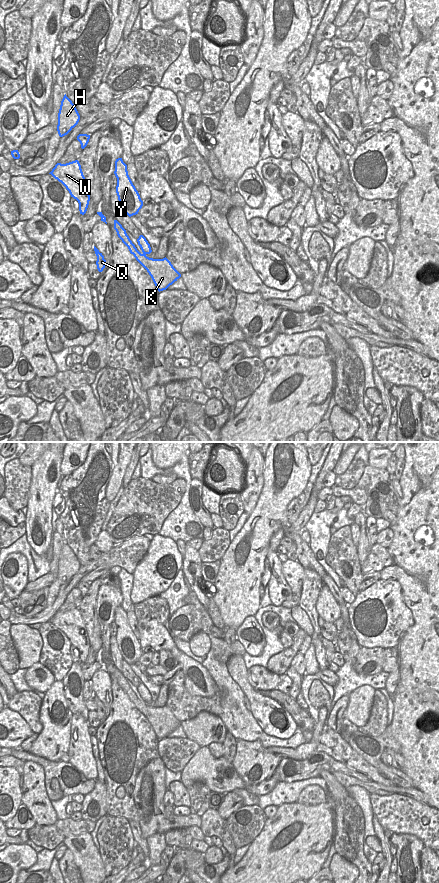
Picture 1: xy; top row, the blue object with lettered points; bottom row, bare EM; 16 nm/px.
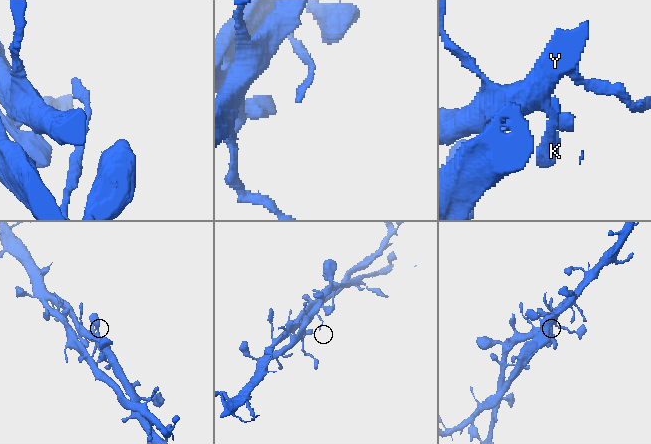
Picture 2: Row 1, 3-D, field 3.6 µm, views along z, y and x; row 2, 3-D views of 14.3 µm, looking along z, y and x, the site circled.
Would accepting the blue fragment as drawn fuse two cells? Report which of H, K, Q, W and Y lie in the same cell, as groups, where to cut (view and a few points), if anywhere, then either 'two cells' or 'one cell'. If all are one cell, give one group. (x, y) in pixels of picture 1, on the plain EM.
H K Q W Y | no cut | one cell

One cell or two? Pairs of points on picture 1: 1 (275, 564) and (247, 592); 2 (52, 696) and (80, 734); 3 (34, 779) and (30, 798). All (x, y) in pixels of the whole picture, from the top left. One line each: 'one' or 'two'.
1: two
2: two
3: one

